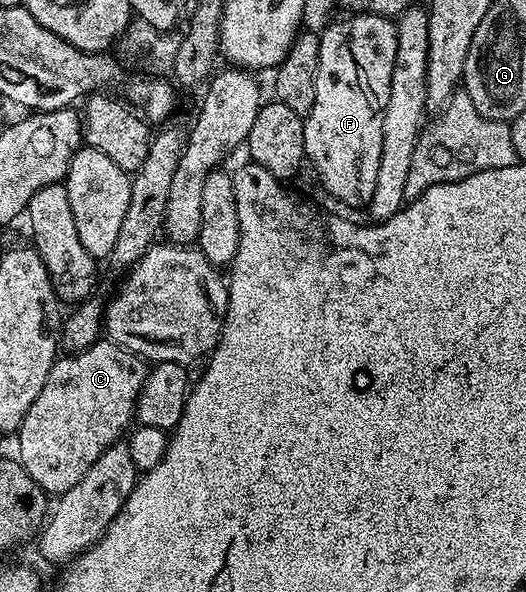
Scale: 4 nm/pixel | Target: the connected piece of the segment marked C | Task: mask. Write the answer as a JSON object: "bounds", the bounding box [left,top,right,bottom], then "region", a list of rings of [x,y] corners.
{"bounds":[17,339,149,495],"region":[[[100,339],[80,353],[63,355],[56,360],[49,371],[49,379],[45,379],[45,387],[41,387],[41,395],[37,395],[37,399],[33,399],[33,407],[25,411],[25,419],[17,434],[17,460],[44,493],[58,495],[81,483],[85,471],[101,459],[110,445],[122,438],[119,436],[135,421],[135,404],[148,372],[149,365],[144,358],[122,349],[110,339]]]}

